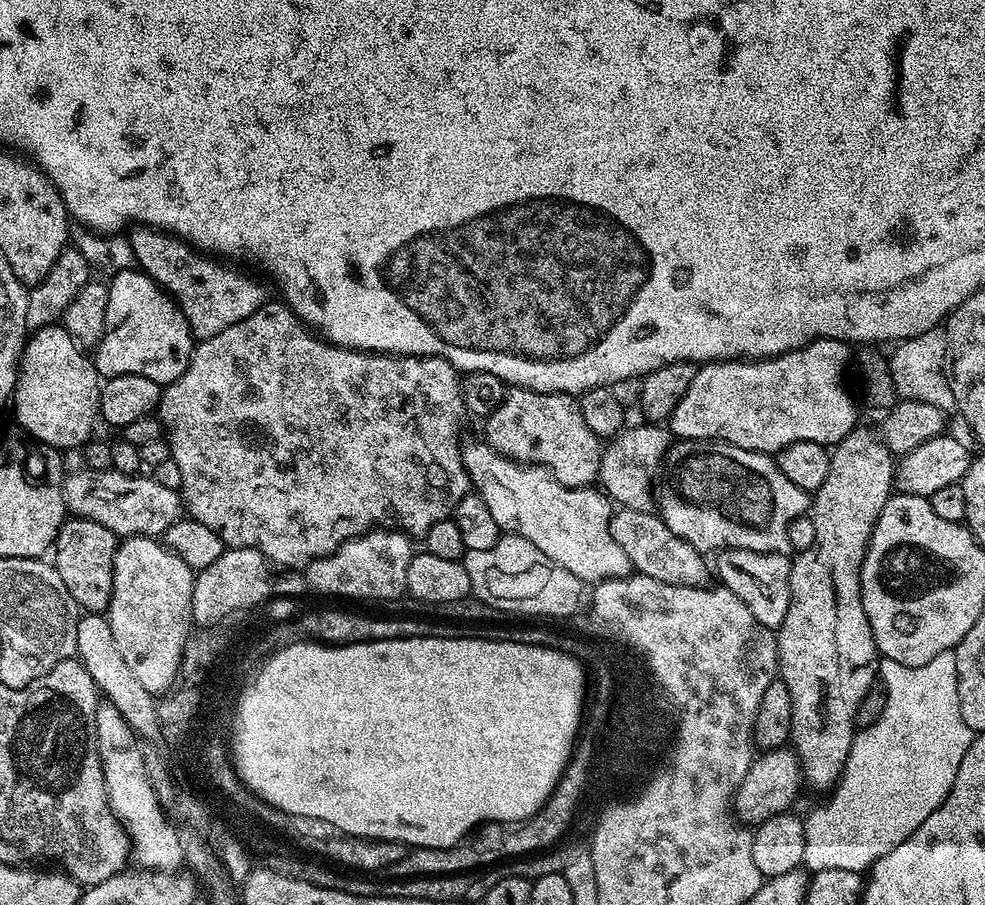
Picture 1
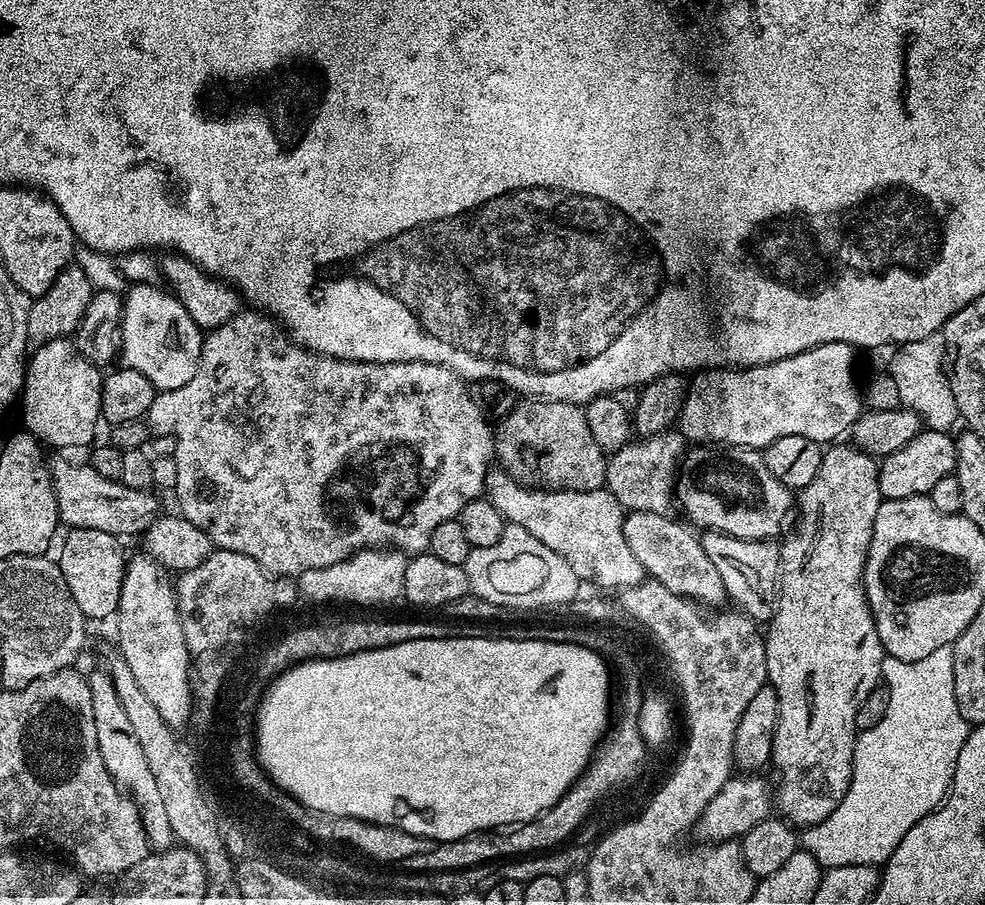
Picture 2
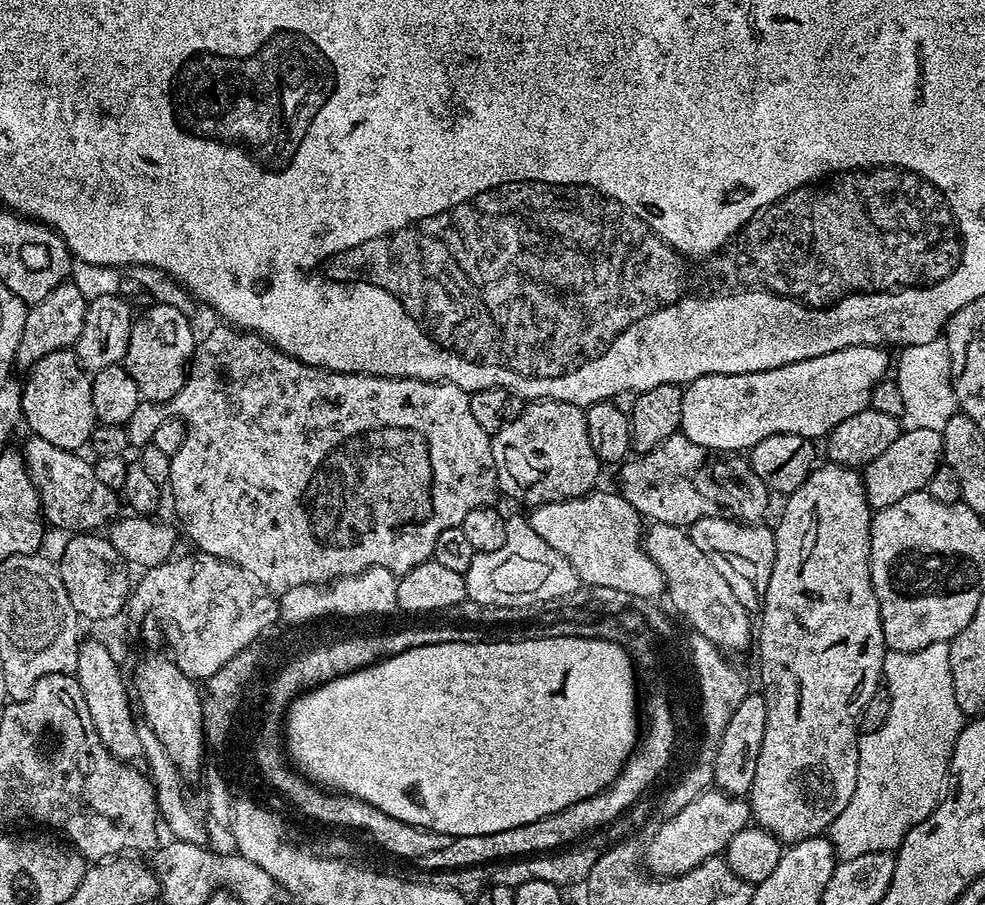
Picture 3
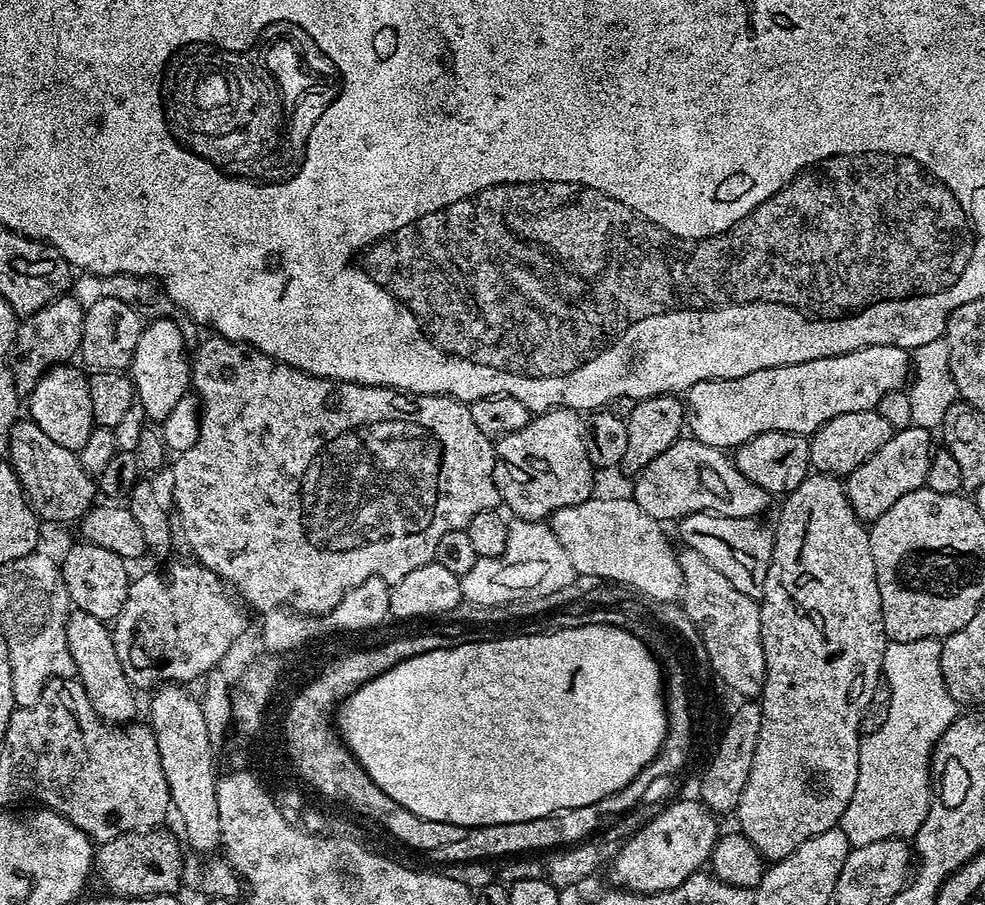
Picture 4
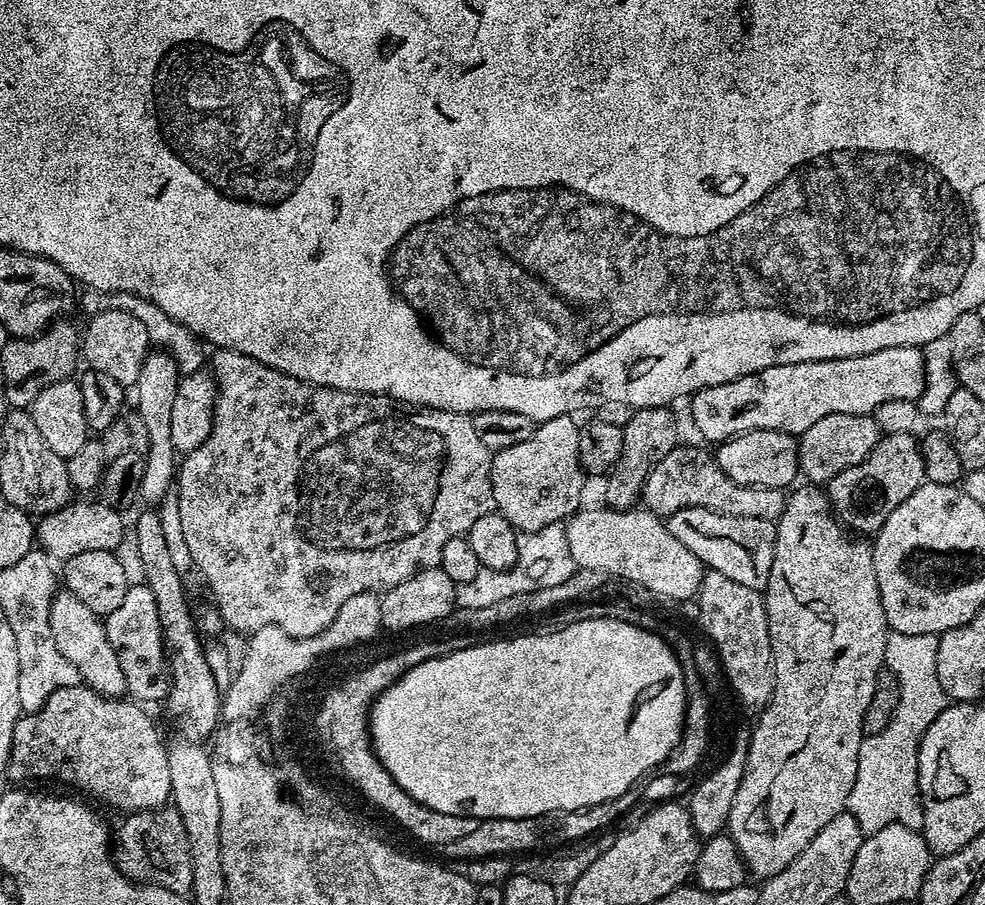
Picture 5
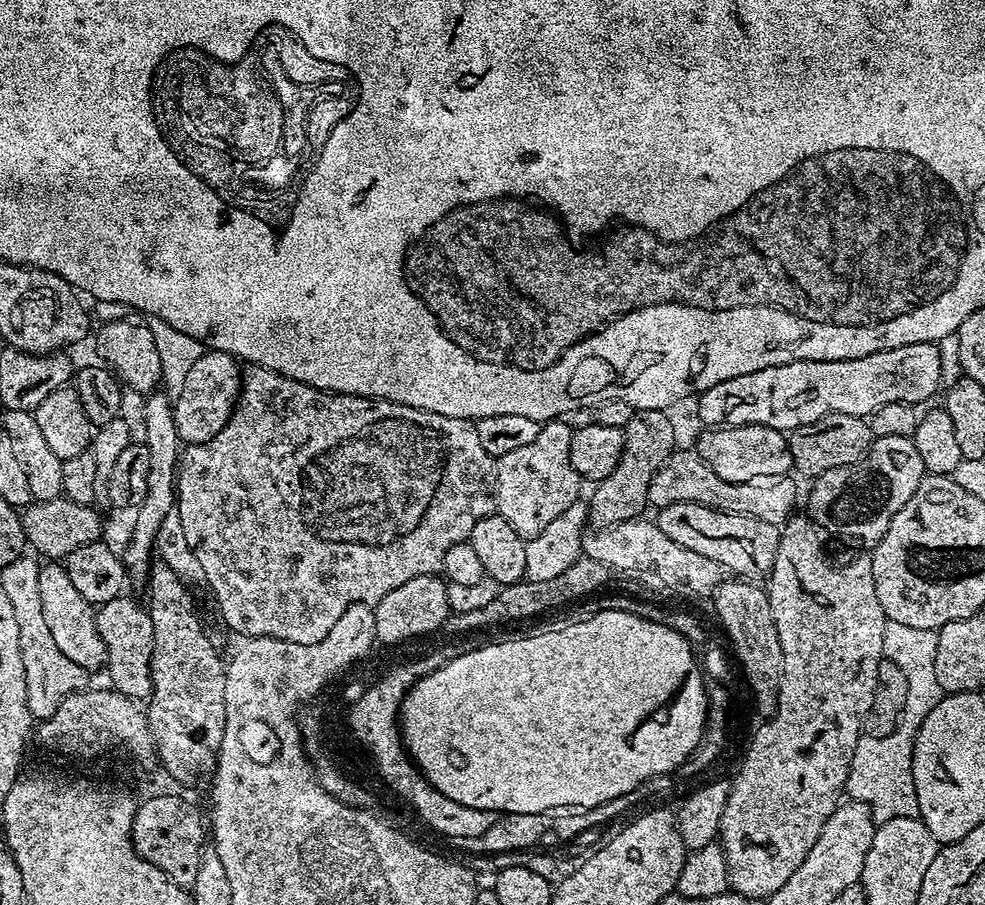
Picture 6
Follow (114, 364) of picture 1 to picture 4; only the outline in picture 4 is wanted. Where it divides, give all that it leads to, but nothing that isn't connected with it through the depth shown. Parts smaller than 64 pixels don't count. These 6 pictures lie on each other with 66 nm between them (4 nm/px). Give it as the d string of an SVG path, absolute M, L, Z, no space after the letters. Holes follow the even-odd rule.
M152 320L145 323L138 338L138 346L134 346L130 375L135 399L149 421L163 422L170 414L170 410L174 410L178 398L182 398L189 391L190 356L184 351L184 335L173 320Z

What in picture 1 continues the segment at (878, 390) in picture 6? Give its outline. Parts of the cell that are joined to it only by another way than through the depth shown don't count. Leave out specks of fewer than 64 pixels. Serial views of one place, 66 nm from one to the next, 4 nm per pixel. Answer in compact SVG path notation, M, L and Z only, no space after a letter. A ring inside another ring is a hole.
M813 340L804 348L766 360L725 360L697 367L690 390L682 394L670 417L670 431L681 440L711 440L733 444L747 452L775 454L799 440L835 446L857 427L856 404L844 385L849 345L842 340Z

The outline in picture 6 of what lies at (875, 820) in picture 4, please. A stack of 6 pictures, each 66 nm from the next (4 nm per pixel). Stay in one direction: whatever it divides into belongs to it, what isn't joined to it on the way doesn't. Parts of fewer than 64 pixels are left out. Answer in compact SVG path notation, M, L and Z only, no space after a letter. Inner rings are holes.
M888 620L884 625L882 646L885 657L893 660L903 672L903 683L908 687L903 713L895 732L888 736L861 738L856 743L846 785L847 799L867 804L873 817L880 822L895 816L916 816L918 813L912 773L912 741L916 739L916 731L922 726L926 714L934 710L942 695L934 670L934 654L938 650L935 631L920 630L918 626L904 626L902 622Z

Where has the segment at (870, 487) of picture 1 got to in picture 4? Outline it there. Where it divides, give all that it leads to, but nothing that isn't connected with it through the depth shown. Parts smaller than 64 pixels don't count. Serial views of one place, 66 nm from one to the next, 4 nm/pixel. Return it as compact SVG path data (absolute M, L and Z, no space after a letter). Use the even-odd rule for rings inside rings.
M810 474L793 492L787 493L783 500L784 505L780 508L780 521L774 524L772 561L770 570L766 574L764 595L758 600L762 650L766 662L764 690L758 697L758 703L764 709L762 730L758 734L754 762L750 762L750 778L746 778L746 790L742 790L734 813L734 819L740 823L737 824L739 832L750 842L754 842L754 846L768 862L778 862L782 858L786 858L791 852L798 850L798 846L802 846L802 842L837 827L846 806L850 806L850 798L854 798L854 790L858 786L858 754L862 739L860 719L877 684L881 683L886 647L884 623L882 622L882 598L878 594L874 558L870 554L869 529L856 519L854 510L848 501L845 485L834 476Z

